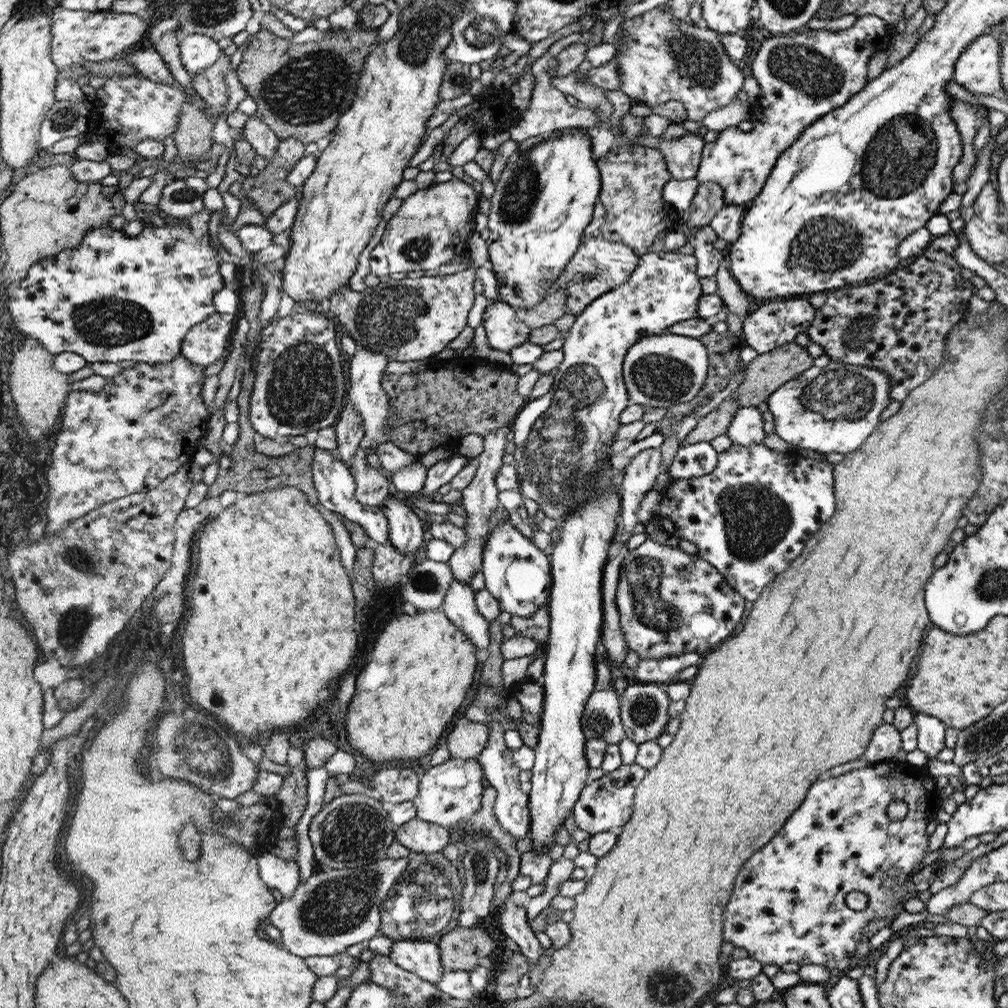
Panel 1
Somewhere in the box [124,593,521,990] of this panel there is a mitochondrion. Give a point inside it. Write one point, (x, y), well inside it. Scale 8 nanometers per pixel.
(340, 904)

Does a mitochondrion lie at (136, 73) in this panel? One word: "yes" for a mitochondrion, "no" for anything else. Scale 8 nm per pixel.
no

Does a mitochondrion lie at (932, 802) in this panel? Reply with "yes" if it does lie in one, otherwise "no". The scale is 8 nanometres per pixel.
no

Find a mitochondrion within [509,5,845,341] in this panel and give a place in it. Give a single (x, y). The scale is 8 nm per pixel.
(698, 59)

